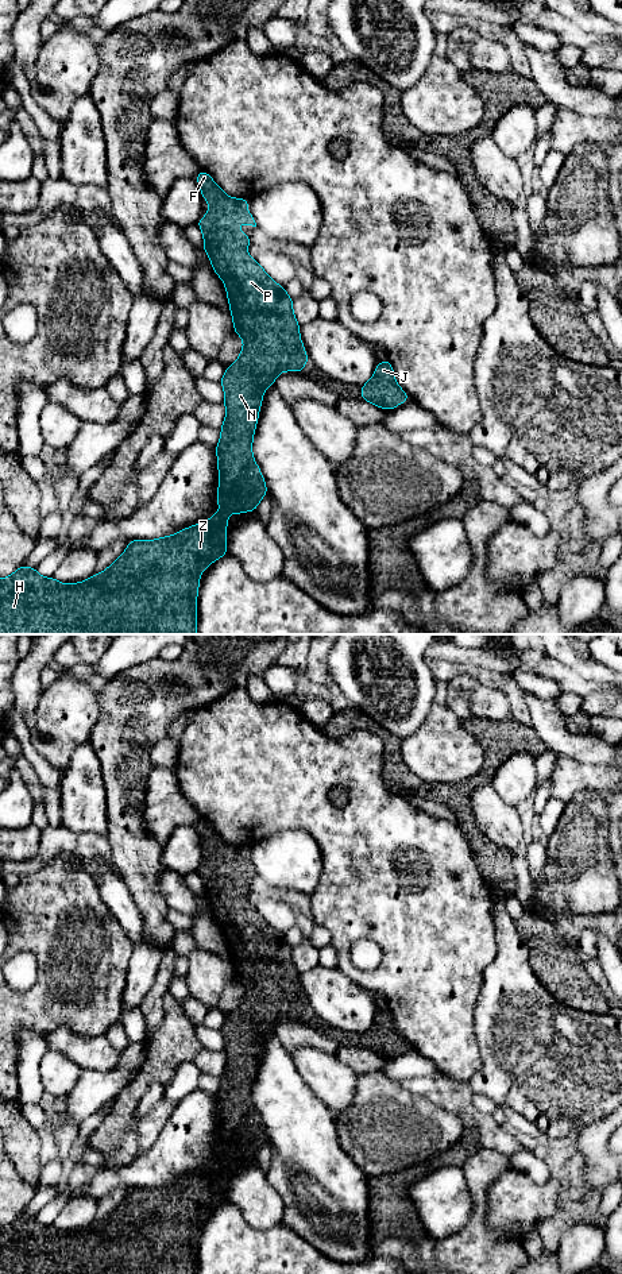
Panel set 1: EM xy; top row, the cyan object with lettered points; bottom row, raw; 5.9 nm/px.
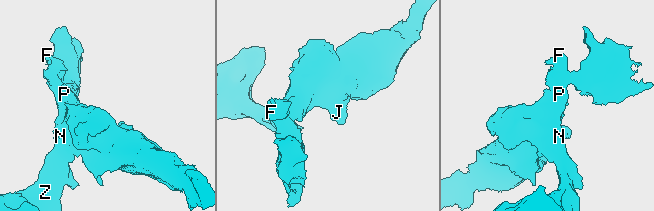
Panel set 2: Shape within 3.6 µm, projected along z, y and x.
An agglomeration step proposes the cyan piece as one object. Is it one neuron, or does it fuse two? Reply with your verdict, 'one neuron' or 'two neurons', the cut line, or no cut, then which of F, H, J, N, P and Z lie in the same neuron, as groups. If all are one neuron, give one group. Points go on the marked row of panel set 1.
one neuron | no cut | F H J N P Z

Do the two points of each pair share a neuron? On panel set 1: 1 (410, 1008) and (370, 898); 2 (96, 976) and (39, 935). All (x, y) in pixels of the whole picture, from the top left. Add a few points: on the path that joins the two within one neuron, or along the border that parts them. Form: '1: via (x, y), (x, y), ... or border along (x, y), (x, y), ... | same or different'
1: via (410, 981), (410, 938), (397, 925) | same
2: via (82, 962), (53, 935) | same

